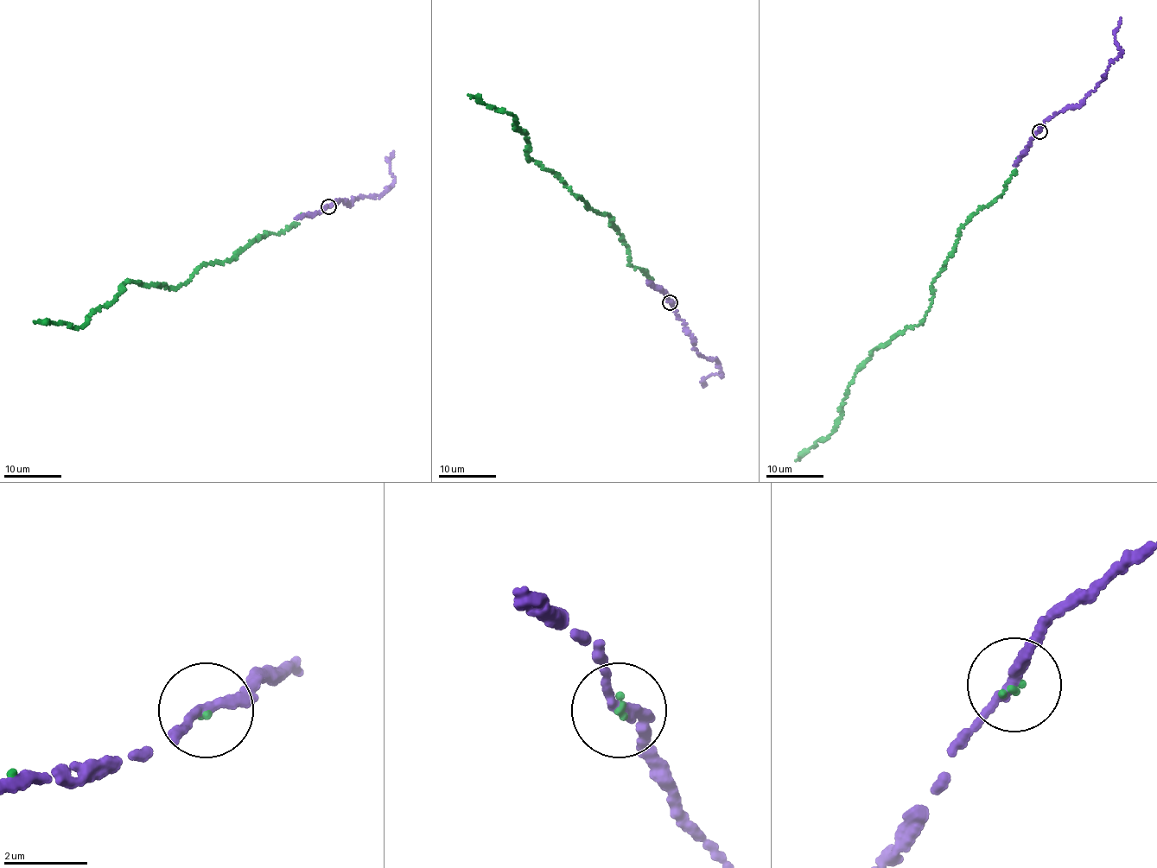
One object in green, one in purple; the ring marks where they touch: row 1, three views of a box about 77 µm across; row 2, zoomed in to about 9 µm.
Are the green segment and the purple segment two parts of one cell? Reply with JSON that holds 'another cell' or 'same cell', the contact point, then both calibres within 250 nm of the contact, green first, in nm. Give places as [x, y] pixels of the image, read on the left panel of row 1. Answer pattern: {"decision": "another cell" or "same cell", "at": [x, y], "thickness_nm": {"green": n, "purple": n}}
{"decision": "same cell", "at": [328, 206], "thickness_nm": {"green": 110, "purple": 240}}

